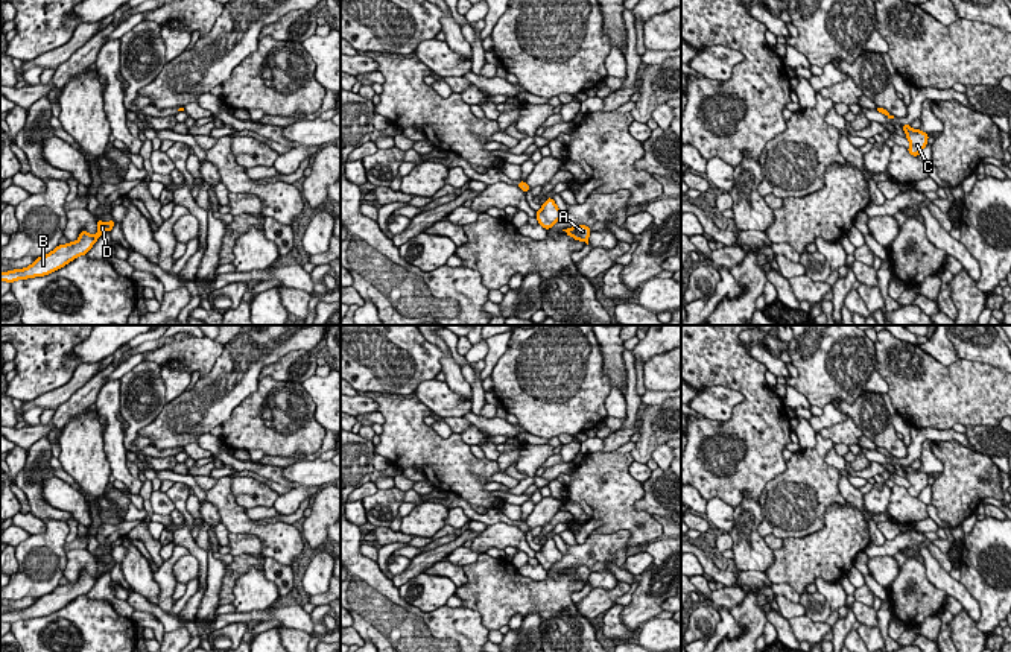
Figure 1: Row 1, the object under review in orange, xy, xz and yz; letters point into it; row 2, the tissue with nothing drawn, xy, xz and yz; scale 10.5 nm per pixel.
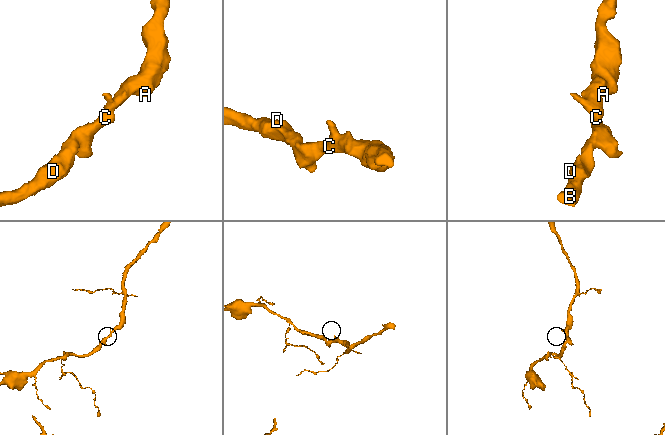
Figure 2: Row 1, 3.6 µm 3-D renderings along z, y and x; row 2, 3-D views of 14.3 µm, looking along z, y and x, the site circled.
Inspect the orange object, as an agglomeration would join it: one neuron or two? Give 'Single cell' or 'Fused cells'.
Single cell

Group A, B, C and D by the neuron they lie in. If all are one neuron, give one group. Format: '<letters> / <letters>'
A B C D

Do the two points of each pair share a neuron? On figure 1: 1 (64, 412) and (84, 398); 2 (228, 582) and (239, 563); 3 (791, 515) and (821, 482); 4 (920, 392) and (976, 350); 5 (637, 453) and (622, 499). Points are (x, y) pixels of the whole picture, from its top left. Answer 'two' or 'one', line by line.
1: one
2: one
3: one
4: two
5: two

